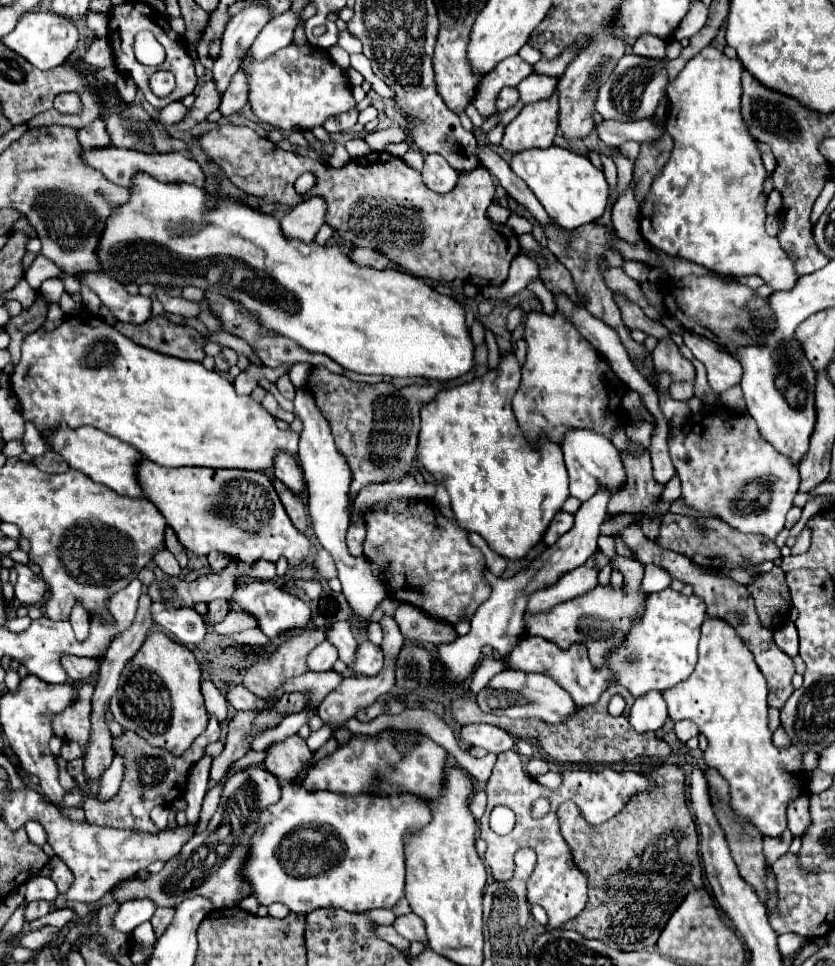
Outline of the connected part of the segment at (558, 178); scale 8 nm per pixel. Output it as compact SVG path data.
M559 146L533 148L513 154L509 166L537 196L547 214L555 218L563 228L573 230L603 216L609 198L609 186L603 172L595 168L585 156Z

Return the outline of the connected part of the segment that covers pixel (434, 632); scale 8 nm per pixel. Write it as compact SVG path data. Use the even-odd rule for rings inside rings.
M403 604L401 608L397 608L395 620L397 620L399 628L403 628L403 638L407 638L407 640L415 640L421 644L429 642L429 644L441 646L441 644L453 642L457 638L457 632L451 624L429 620L421 614L419 608L415 608L411 604Z

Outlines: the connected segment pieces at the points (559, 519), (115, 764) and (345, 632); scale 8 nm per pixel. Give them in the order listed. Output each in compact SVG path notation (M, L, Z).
M557 512L557 514L553 516L553 520L551 520L551 526L547 528L547 532L545 532L545 536L543 536L543 542L545 542L547 546L553 546L571 526L573 526L573 516L567 514L567 512Z
M115 754L111 766L103 772L103 776L101 776L101 788L97 792L99 800L109 800L109 798L113 798L117 794L117 790L121 786L121 780L123 780L123 774L125 774L125 764L123 762L125 762L125 758Z
M335 622L327 628L327 640L339 650L339 658L351 666L353 664L353 656L355 656L355 648L357 648L357 640L353 636L353 630L347 622Z

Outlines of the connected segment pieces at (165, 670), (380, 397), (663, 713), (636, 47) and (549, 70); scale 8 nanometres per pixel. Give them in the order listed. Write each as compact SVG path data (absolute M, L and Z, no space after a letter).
M151 632L137 654L123 666L119 688L109 708L125 730L137 732L151 746L161 746L181 756L209 722L201 694L199 662L187 646L173 642L163 632Z
M315 366L305 388L315 396L315 402L323 416L329 420L337 450L351 470L351 500L357 492L369 484L385 482L389 478L403 478L413 472L413 460L419 434L419 408L431 402L439 390L445 388L445 380L427 380L423 386L395 388L389 382L359 384L345 376L329 372L325 366Z
M649 692L635 698L629 712L629 724L637 732L655 732L667 720L667 706L661 692Z
M643 34L635 44L633 44L633 52L639 56L647 56L647 58L665 58L665 40L661 38L653 38L653 34Z
M567 48L565 54L561 54L561 56L555 58L555 60L545 60L545 58L541 58L541 60L533 66L533 72L535 72L535 74L545 74L545 76L559 78L559 76L565 72L565 66L571 62L573 56L575 56L575 50L573 50L573 48Z

